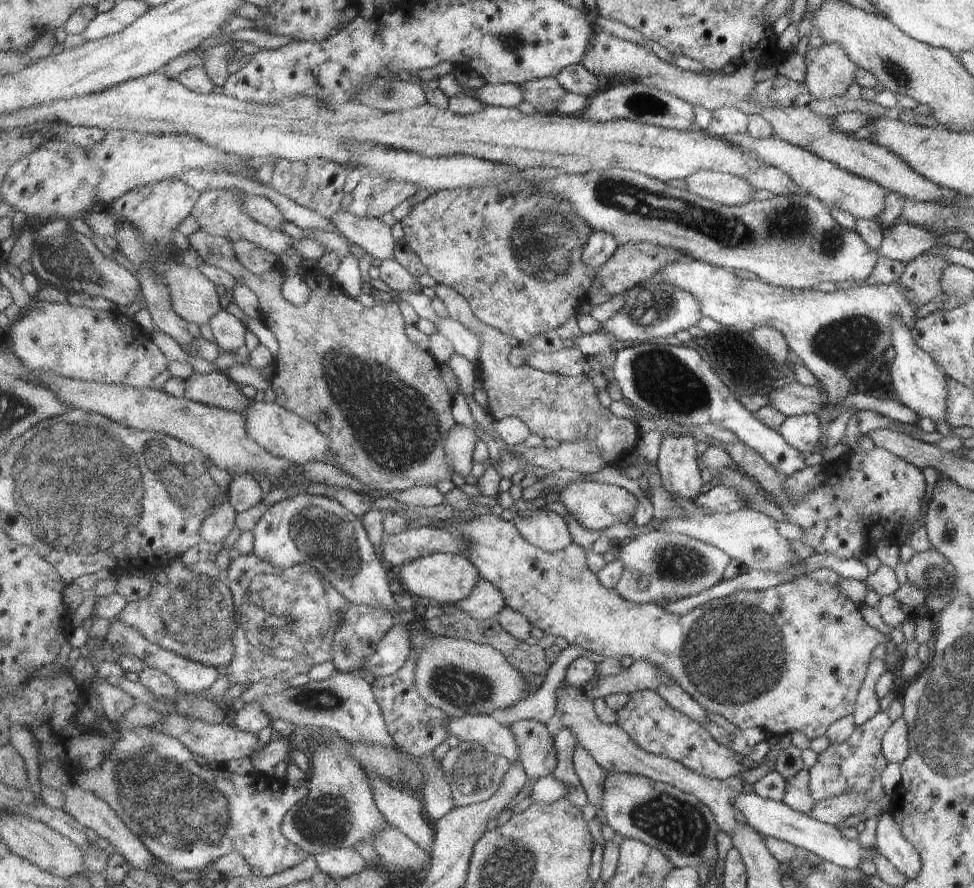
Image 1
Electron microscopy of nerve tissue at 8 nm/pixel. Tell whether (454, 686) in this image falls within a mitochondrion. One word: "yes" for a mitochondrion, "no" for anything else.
yes

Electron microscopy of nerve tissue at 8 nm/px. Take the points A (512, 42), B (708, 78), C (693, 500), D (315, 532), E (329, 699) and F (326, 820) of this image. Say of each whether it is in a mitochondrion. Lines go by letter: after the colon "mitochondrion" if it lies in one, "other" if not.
A: mitochondrion
B: other
C: other
D: mitochondrion
E: mitochondrion
F: mitochondrion

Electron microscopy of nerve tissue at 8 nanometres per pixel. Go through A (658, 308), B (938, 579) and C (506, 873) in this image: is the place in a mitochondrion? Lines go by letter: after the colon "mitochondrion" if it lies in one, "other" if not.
A: mitochondrion
B: mitochondrion
C: mitochondrion

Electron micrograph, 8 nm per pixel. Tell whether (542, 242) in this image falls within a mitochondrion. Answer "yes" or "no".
yes

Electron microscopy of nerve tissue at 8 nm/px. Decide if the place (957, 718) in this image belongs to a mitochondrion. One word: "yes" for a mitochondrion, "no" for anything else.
yes

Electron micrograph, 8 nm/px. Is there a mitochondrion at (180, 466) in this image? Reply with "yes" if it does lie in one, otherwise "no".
yes

